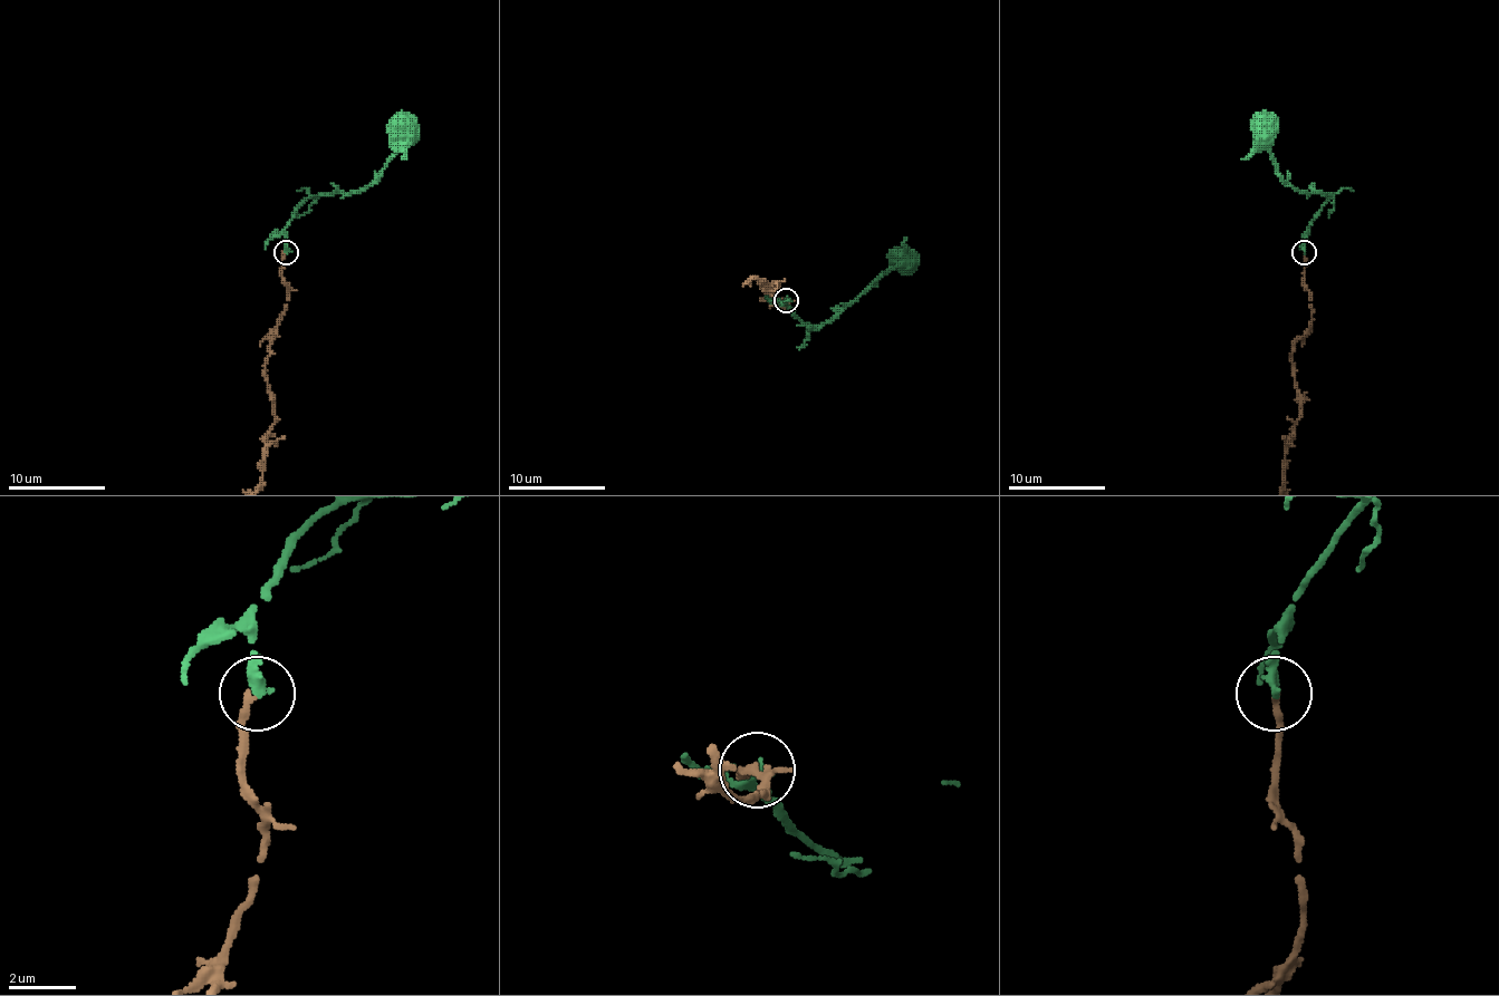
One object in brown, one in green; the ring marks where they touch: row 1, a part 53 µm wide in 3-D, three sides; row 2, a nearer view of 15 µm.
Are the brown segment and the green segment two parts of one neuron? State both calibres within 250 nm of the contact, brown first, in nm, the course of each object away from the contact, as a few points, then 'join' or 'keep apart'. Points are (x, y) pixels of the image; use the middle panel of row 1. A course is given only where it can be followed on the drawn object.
200 nm thick on the brown side, 300 nm on the other; green runs (787, 301), (785, 303), (804, 322), (814, 325), (833, 320), (880, 273), (899, 264), (902, 257); join

